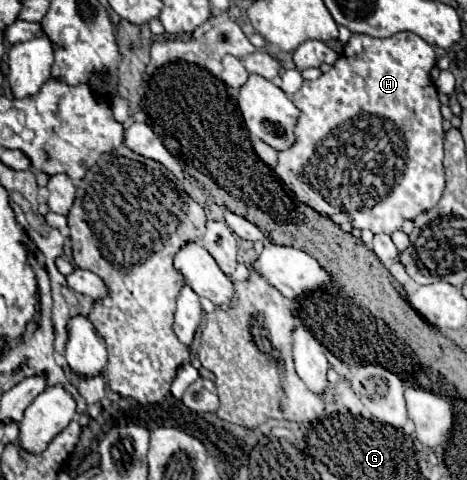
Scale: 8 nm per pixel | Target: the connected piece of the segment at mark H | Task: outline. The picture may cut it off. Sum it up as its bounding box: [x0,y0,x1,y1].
[276,32,444,234]

